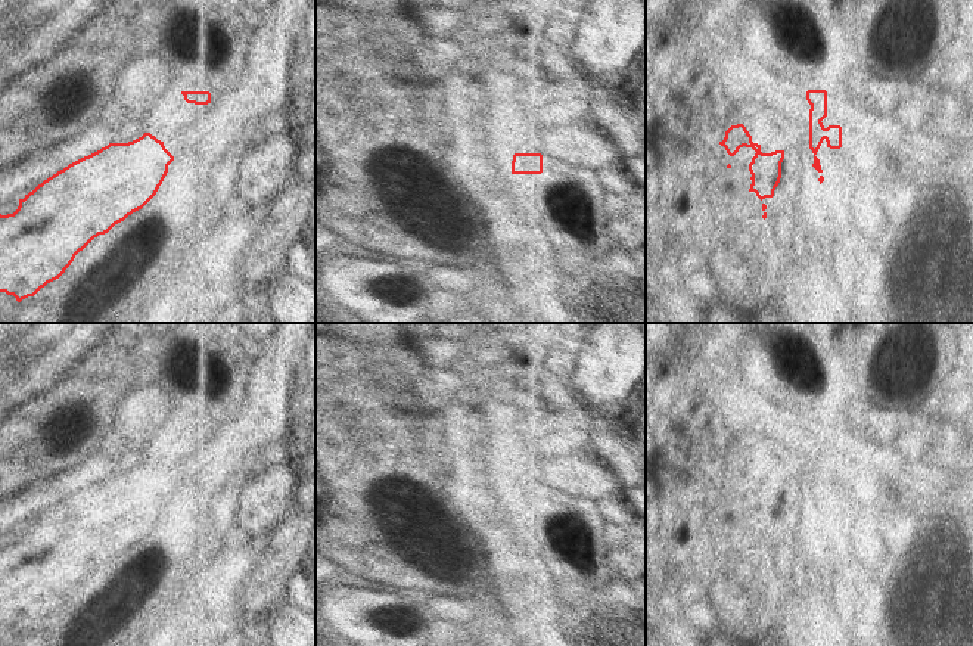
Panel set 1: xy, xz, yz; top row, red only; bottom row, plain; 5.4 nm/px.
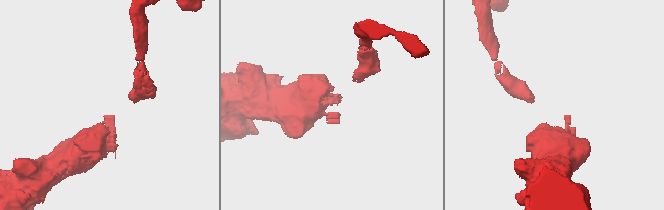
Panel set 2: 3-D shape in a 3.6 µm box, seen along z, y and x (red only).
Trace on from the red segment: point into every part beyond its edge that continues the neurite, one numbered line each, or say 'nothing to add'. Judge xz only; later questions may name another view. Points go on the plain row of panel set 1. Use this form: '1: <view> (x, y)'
nothing to add

